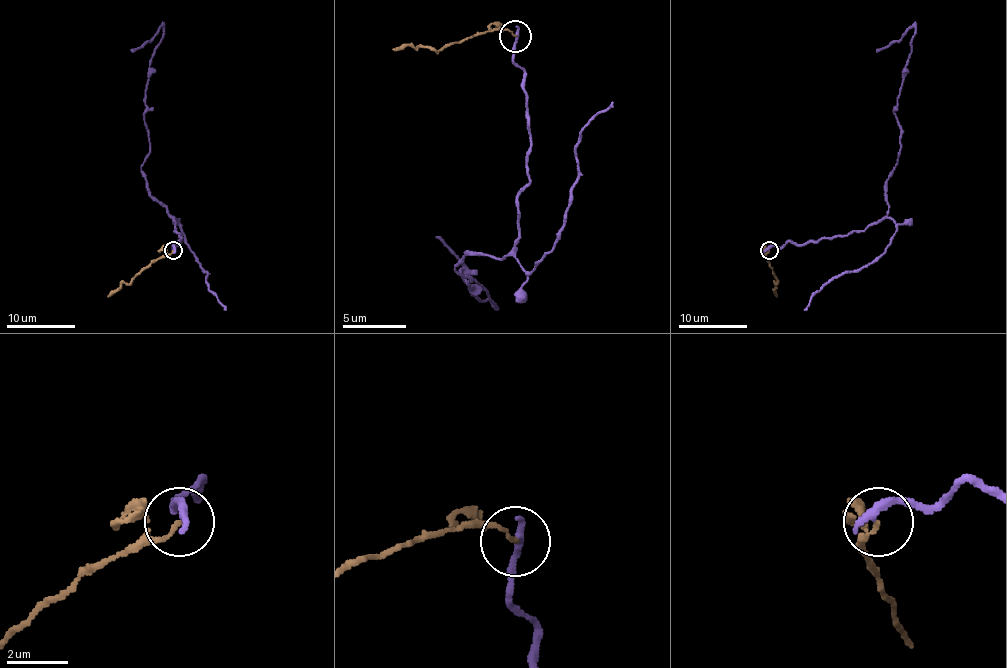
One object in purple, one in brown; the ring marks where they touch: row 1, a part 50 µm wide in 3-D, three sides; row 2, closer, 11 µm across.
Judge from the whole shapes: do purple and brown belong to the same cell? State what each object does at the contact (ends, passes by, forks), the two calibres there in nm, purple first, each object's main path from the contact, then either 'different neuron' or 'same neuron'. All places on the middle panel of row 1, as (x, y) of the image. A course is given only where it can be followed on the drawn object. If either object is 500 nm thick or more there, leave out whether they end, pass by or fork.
purple ends | brown ends | 320/120 nm | purple via (516, 34), (529, 184), (519, 242), (503, 258), (455, 264), (497, 309), (436, 235) | brown via (516, 37), (510, 30), (487, 30), (439, 50), (420, 46), (391, 50) | different neuron

